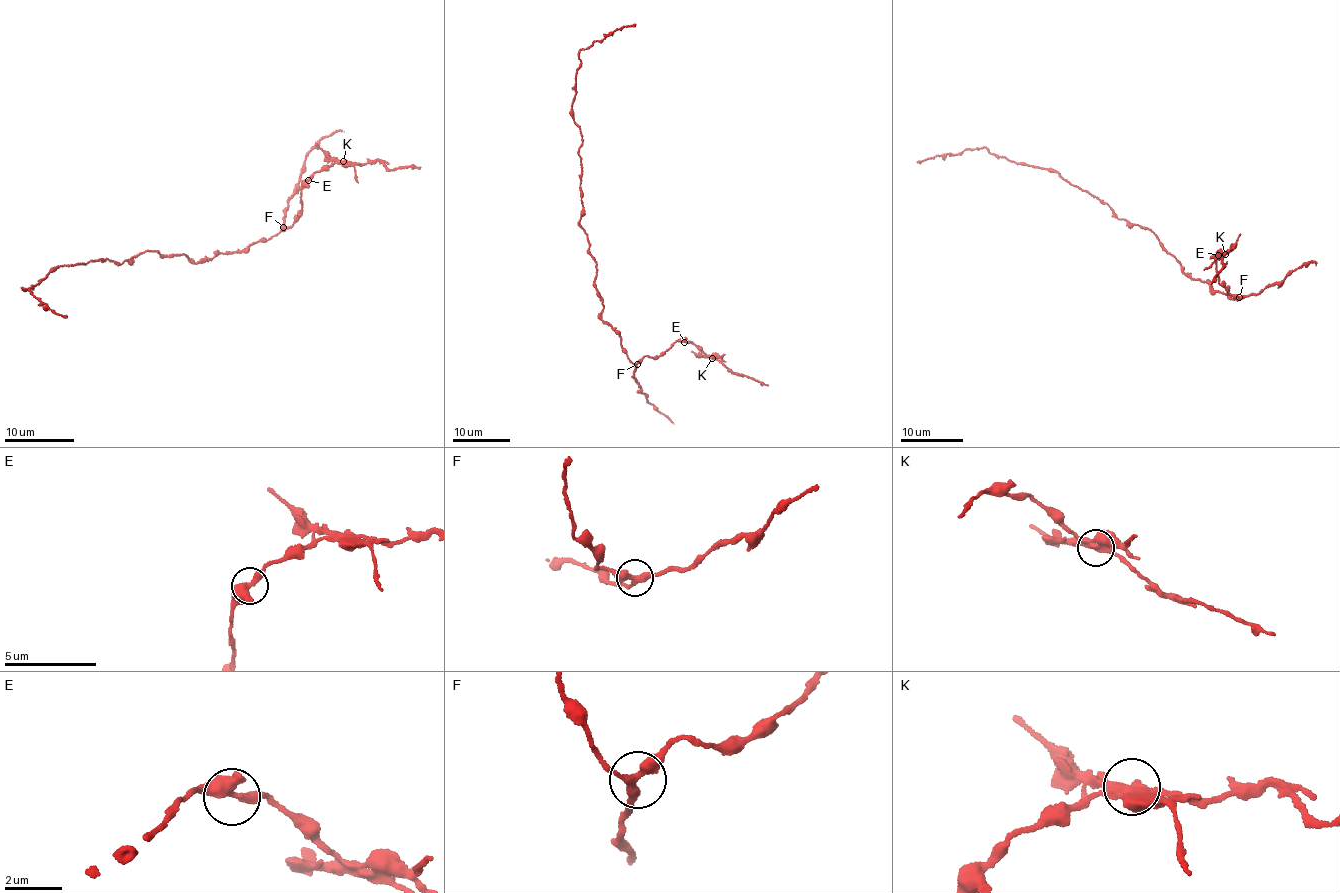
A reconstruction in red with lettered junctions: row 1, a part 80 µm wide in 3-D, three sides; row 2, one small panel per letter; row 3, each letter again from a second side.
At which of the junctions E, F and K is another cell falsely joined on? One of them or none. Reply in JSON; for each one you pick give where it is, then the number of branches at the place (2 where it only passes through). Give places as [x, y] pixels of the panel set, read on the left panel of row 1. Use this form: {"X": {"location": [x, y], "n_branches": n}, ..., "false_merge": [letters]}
{"K": {"location": [343, 161], "n_branches": 4}, "false_merge": ["K"]}

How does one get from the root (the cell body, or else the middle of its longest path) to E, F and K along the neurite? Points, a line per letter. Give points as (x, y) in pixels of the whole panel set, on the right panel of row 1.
E: (1163, 248), (1174, 255), (1192, 278), (1207, 281), (1213, 292), (1237, 300), (1219, 281), (1218, 255)
F: (1163, 248), (1174, 255), (1183, 272), (1192, 278), (1207, 281), (1213, 292), (1237, 300), (1239, 297)
K: (1163, 248), (1192, 278), (1237, 300), (1217, 275), (1216, 252), (1225, 254)

